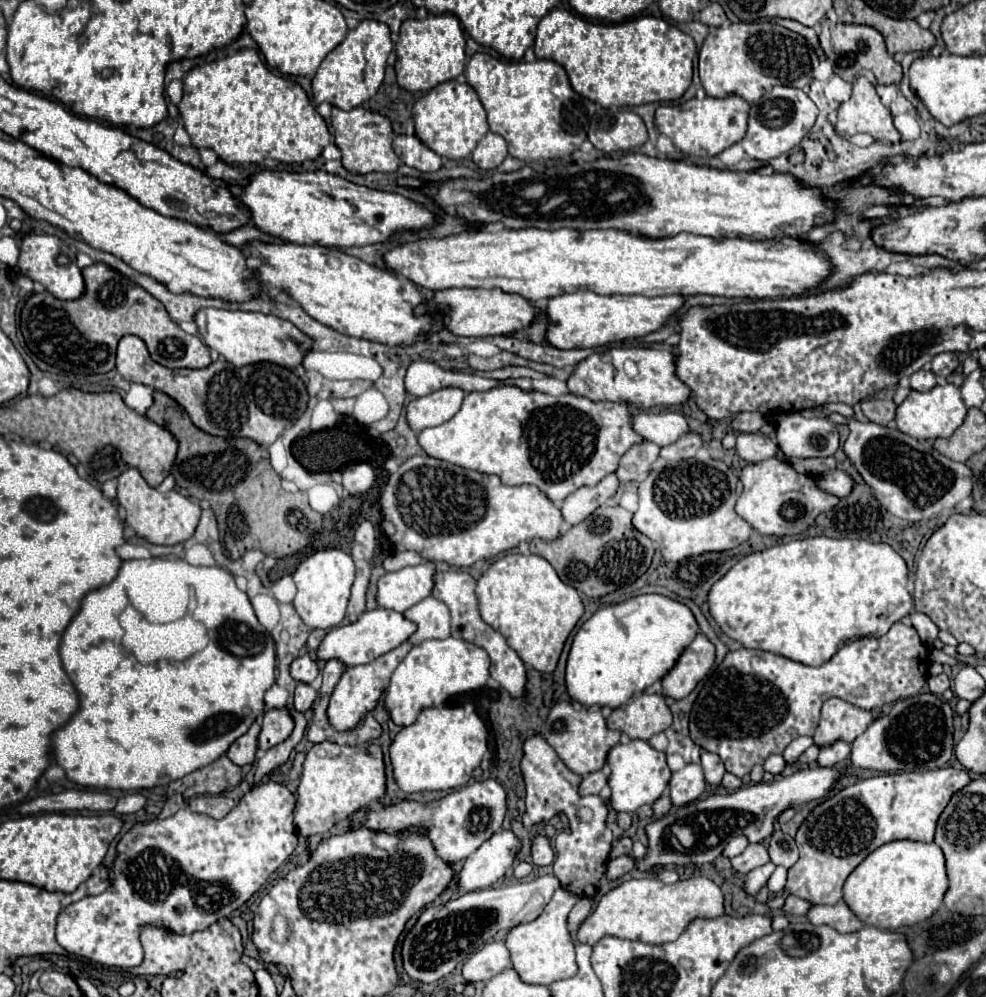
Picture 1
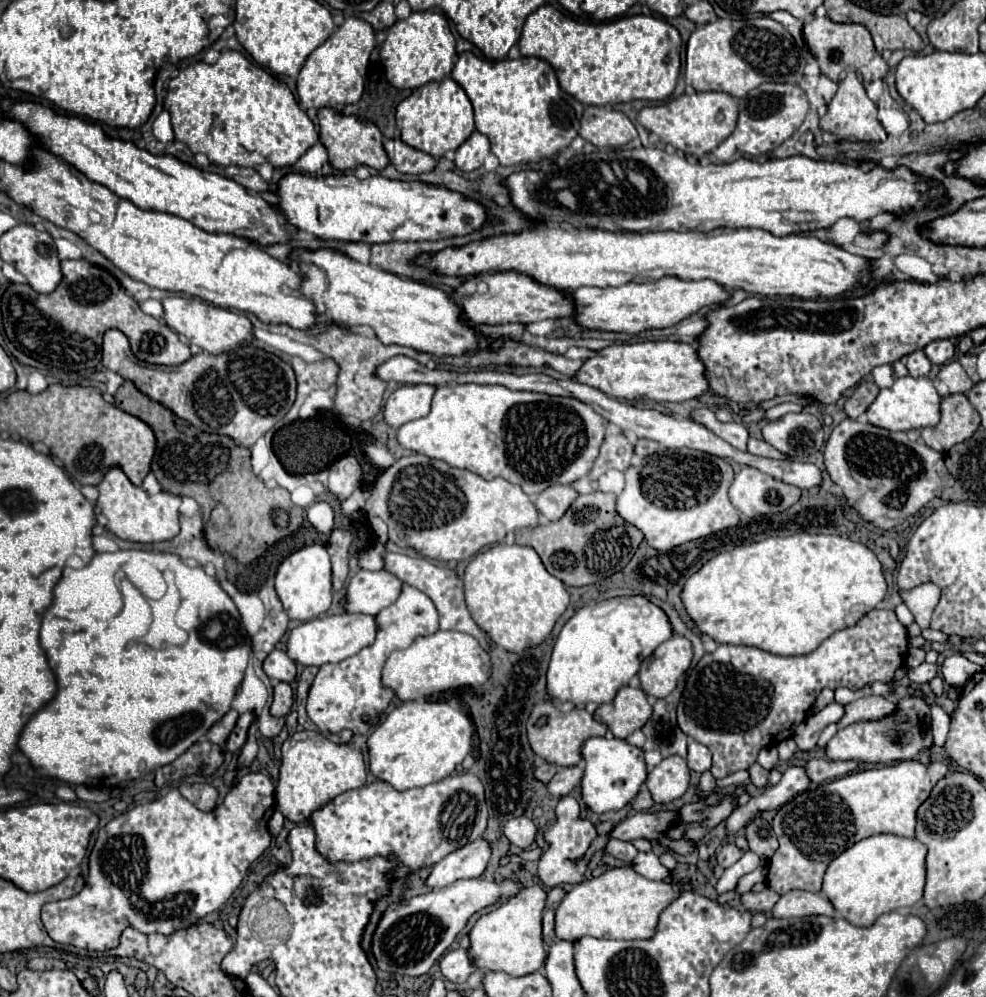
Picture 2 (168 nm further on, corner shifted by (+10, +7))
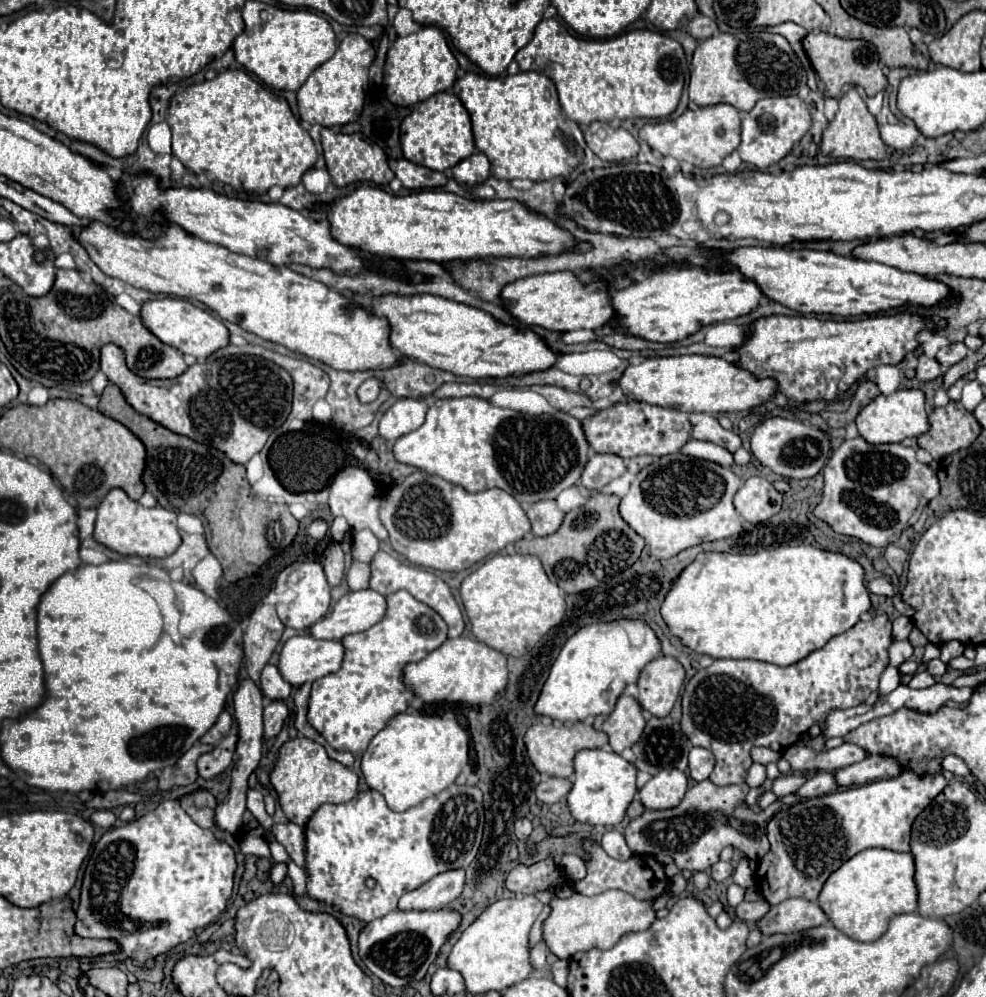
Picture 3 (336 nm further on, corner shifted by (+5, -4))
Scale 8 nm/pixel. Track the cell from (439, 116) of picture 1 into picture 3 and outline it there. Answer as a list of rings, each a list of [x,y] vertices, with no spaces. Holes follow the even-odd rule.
[[[446,91],[436,93],[430,99],[418,103],[412,113],[402,121],[400,133],[404,157],[434,171],[446,171],[448,167],[454,167],[458,161],[470,157],[476,151],[468,111],[454,93]]]

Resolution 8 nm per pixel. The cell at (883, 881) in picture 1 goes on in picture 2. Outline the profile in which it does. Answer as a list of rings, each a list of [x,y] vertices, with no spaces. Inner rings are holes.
[[[893,834],[869,836],[853,844],[827,866],[821,892],[847,922],[853,926],[871,926],[881,914],[913,906],[923,898],[925,854],[927,850],[917,838]]]

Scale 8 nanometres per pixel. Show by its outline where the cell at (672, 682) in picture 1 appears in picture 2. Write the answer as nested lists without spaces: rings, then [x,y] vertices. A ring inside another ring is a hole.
[[[673,636],[665,640],[657,650],[641,664],[639,680],[641,690],[655,698],[669,696],[679,676],[689,668],[693,658],[691,642],[683,636]]]

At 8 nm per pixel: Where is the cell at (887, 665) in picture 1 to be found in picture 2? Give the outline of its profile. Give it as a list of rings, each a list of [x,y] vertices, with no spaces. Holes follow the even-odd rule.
[[[871,610],[855,626],[833,632],[827,640],[819,644],[817,650],[803,656],[775,656],[751,646],[719,644],[713,654],[705,654],[699,664],[689,672],[681,702],[677,706],[677,724],[693,740],[705,744],[713,754],[711,774],[715,778],[725,778],[737,770],[747,770],[761,748],[777,744],[793,736],[795,726],[799,726],[807,712],[811,710],[817,694],[823,688],[845,686],[849,690],[861,690],[873,682],[893,680],[895,670],[903,664],[903,654],[907,652],[907,630],[897,620],[893,610]]]

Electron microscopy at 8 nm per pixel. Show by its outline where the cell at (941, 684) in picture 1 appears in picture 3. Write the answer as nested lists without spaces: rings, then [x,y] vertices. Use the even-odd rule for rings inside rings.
[[[924,671],[924,673],[916,673],[914,675],[914,679],[910,681],[910,687],[912,689],[926,689],[926,687],[932,687],[934,683],[936,683],[934,677],[928,671]]]

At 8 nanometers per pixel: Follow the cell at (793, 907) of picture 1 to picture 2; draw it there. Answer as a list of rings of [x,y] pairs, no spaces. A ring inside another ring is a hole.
[[[763,890],[763,892],[745,892],[745,894],[741,894],[739,900],[741,900],[741,904],[749,912],[763,912],[763,914],[767,914],[775,906],[779,896],[773,890]]]

